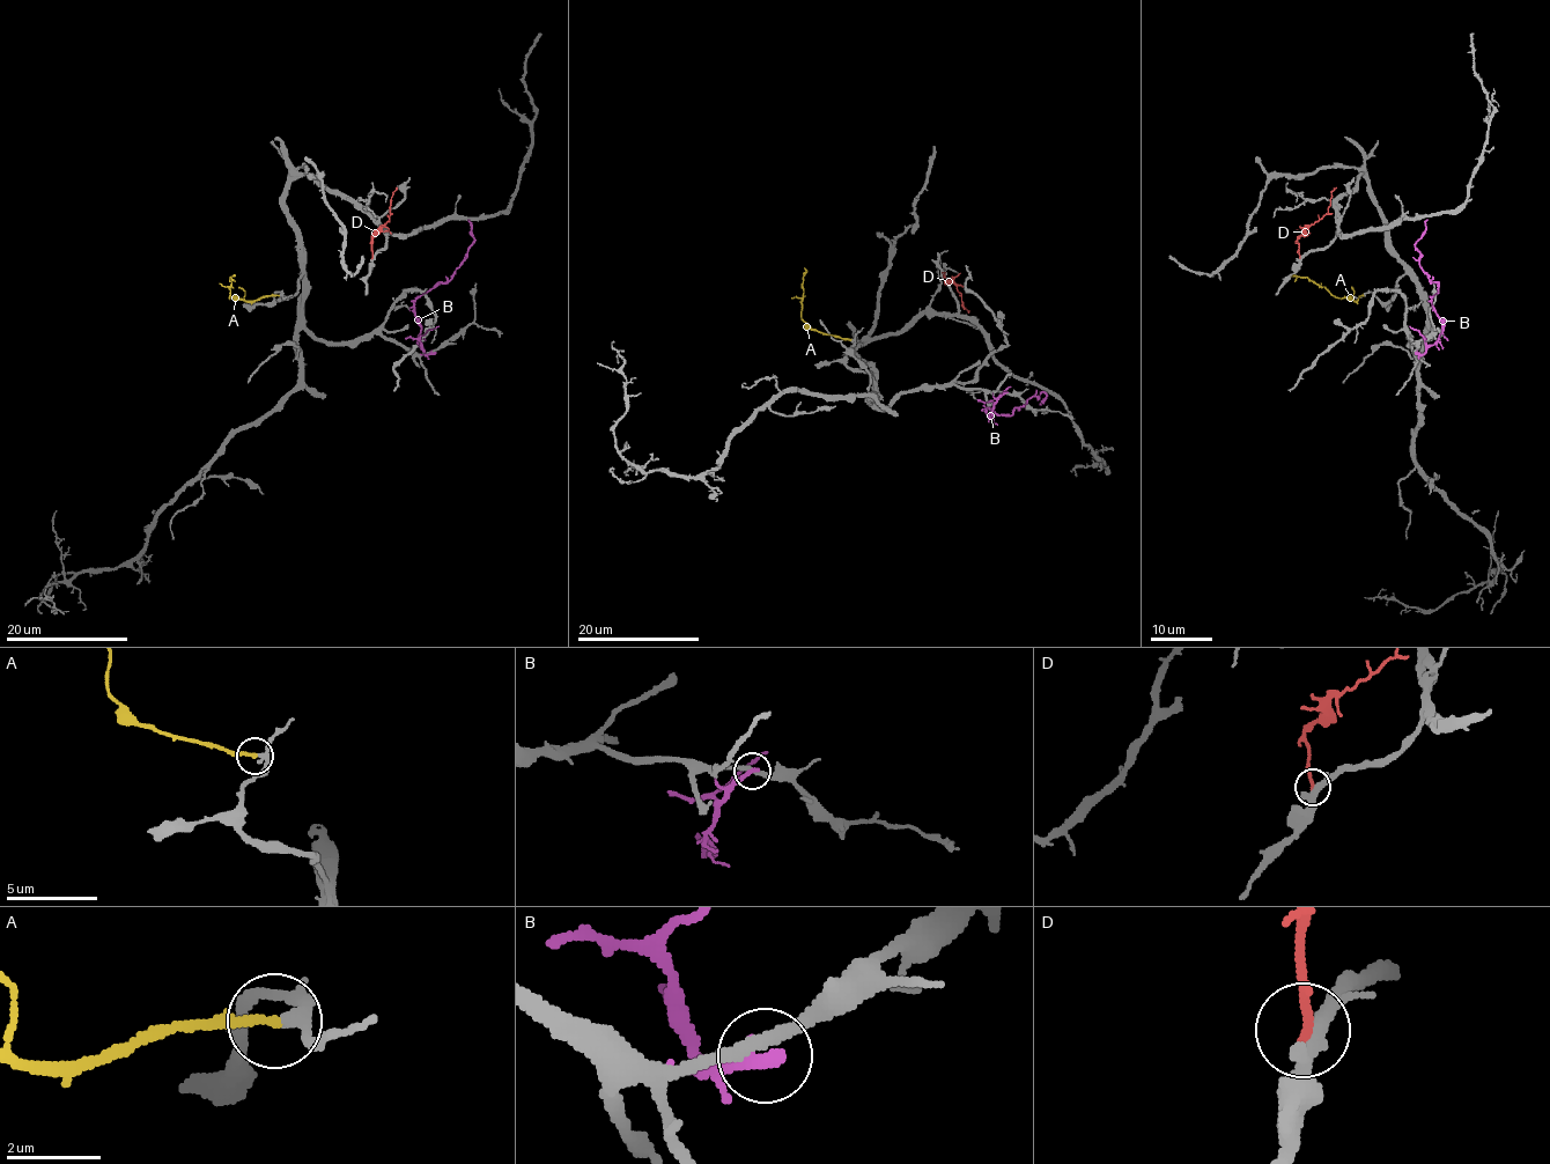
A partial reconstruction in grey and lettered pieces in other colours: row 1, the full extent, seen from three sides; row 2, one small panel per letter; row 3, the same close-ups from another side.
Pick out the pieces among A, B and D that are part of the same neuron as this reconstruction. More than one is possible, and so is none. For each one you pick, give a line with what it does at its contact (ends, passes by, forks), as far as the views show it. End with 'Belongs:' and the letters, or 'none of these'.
A: it ends there
Belongs: A

